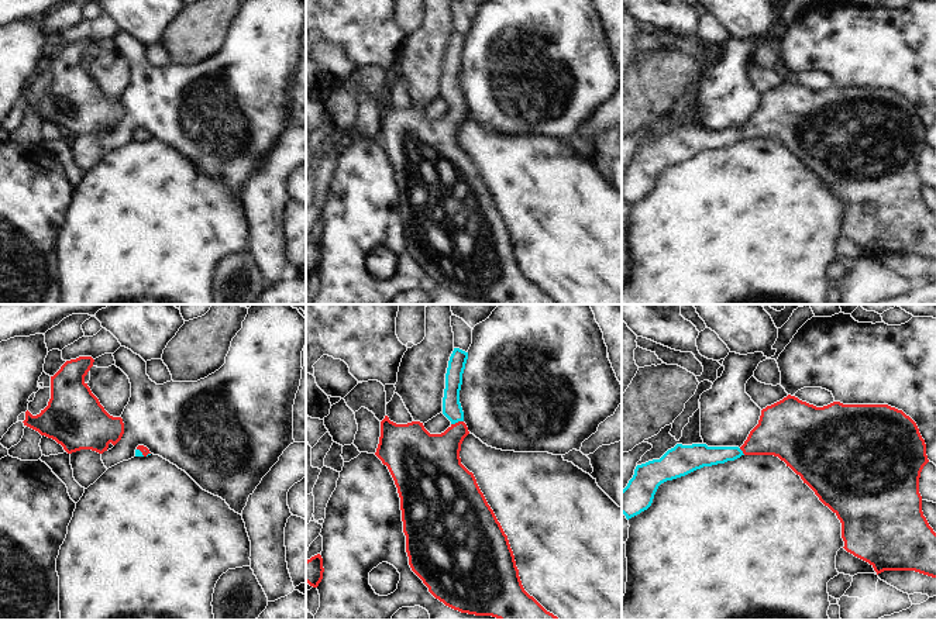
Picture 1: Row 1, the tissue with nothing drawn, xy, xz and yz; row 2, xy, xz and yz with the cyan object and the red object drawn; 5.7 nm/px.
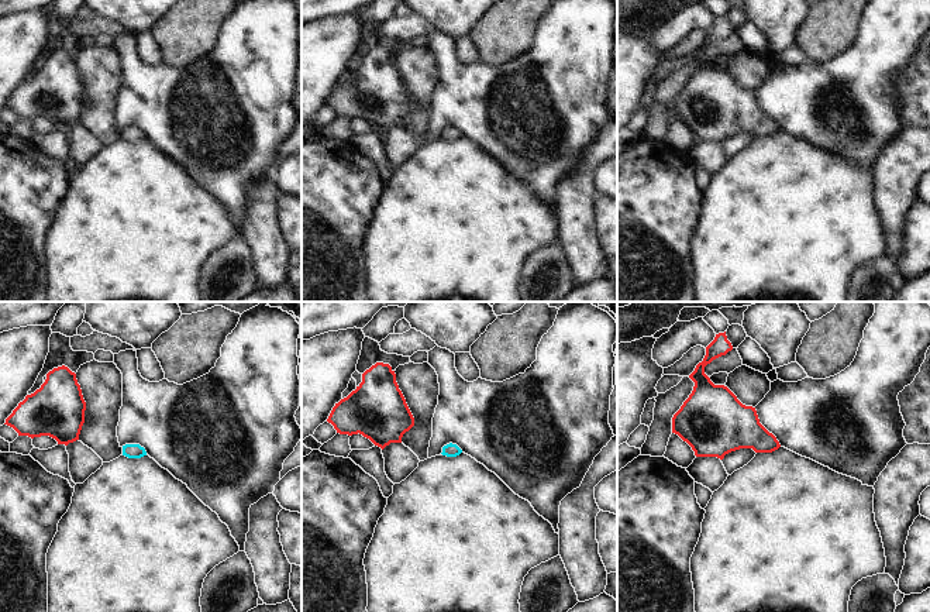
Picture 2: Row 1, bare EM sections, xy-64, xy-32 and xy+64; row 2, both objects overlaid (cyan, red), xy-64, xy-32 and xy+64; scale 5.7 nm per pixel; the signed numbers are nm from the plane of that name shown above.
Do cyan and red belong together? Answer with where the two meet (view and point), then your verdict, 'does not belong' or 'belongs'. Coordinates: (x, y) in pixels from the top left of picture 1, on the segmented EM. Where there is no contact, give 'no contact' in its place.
meets cyan in xz at (457, 422); belongs

